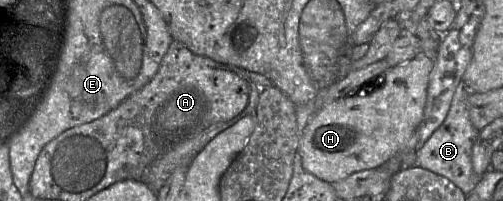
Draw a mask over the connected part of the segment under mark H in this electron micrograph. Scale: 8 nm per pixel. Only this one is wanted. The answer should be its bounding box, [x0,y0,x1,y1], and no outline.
[298,53,433,184]

